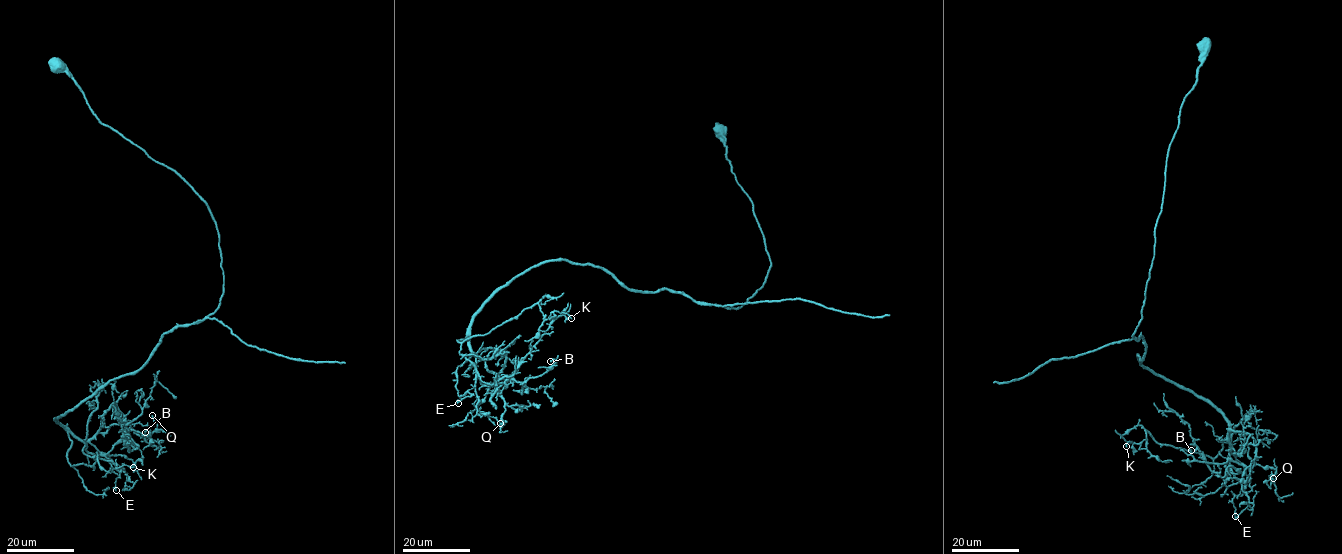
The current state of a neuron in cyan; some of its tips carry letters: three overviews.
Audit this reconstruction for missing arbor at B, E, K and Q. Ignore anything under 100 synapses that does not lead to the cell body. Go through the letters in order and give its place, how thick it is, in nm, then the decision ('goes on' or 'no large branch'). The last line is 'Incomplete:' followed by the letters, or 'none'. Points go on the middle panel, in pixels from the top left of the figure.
B: (550, 361) | 200 nm | no large branch
E: (458, 403) | 140 nm | no large branch
K: (571, 318) | 100 nm | no large branch
Q: (500, 423) | 160 nm | no large branch
Incomplete: none

